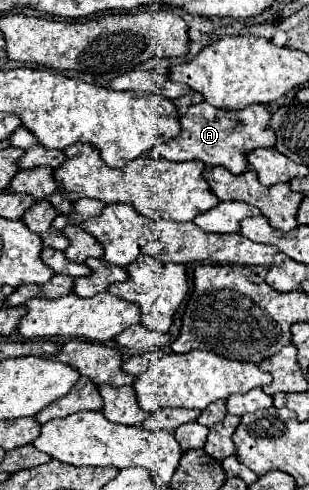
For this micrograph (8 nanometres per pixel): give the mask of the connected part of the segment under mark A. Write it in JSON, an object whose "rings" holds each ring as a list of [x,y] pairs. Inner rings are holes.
{"rings":[[[202,101],[198,105],[190,105],[188,111],[180,117],[182,131],[178,137],[158,145],[152,149],[152,157],[170,159],[170,161],[190,161],[200,159],[206,165],[222,165],[230,173],[246,173],[248,171],[248,153],[260,147],[274,147],[276,133],[270,129],[272,111],[266,105],[252,105],[244,109],[218,109],[210,103]]]}

